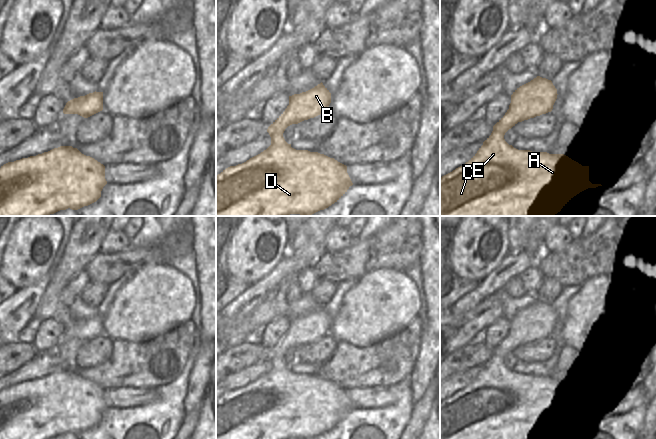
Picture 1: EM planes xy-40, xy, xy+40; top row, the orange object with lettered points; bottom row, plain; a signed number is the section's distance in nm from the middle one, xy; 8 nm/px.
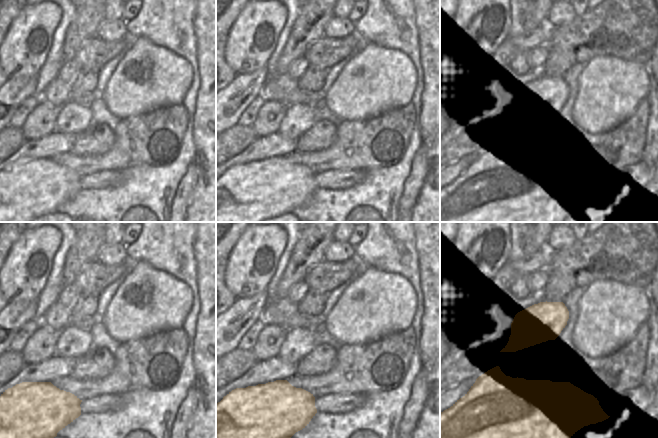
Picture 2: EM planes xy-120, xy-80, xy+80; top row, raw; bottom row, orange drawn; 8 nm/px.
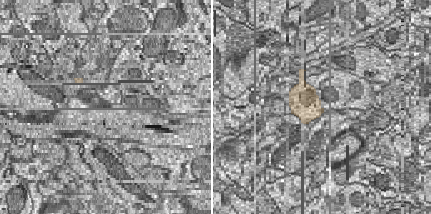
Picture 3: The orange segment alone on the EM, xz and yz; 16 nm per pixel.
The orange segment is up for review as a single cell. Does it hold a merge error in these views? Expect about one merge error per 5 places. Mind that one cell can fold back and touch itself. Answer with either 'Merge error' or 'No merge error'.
No merge error

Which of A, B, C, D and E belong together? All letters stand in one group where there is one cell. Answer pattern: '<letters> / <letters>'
A B C D E

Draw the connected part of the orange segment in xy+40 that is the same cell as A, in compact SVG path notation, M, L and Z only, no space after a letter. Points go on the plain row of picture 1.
M537 300L530 306L517 312L511 319L511 327L505 339L493 350L491 359L483 366L477 377L465 388L456 392L452 396L440 402L440 439L555 439L577 418L588 413L602 410L601 408L592 408L589 405L589 390L582 390L564 378L549 378L547 376L532 376L530 374L518 374L509 369L505 363L505 357L515 350L518 346L540 340L551 336L557 323L557 313L551 304Z

